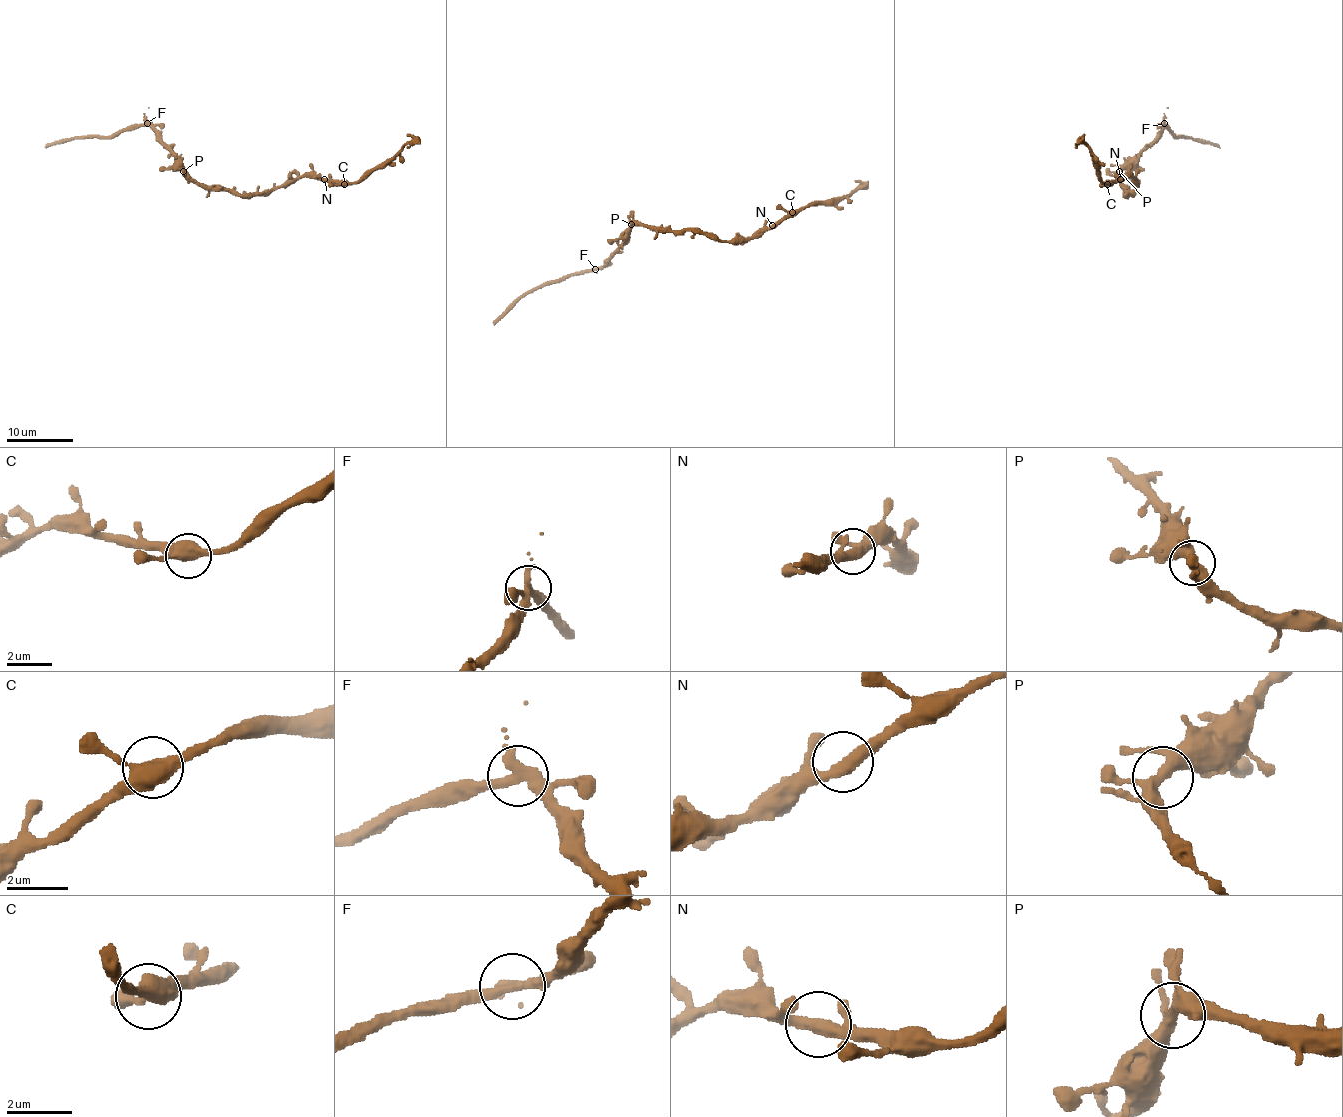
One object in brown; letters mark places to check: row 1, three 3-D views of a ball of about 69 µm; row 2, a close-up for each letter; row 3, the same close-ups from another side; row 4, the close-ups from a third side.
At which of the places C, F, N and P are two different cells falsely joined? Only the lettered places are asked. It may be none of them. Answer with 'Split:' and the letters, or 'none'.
Split: F

